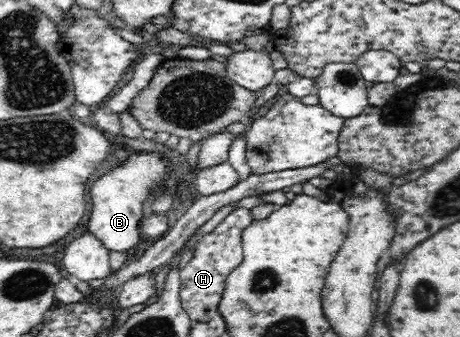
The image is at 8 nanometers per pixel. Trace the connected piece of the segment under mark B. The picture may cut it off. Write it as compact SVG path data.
M135 152L122 166L101 176L91 186L93 207L87 222L87 232L97 237L110 252L124 252L136 247L144 238L140 232L140 222L151 188L161 186L161 180L167 178L167 170L167 160L161 158L158 152Z

